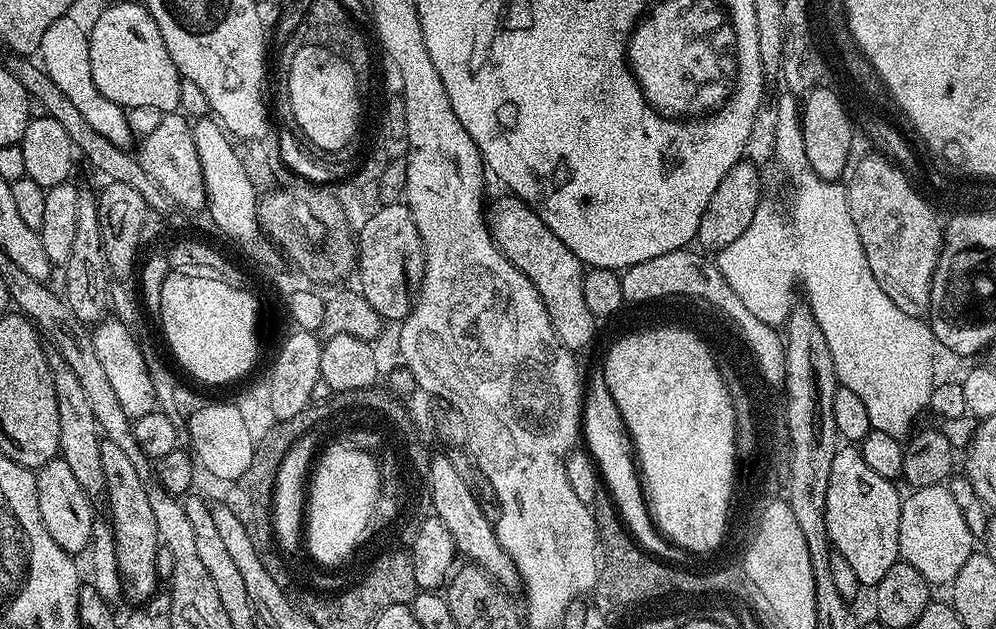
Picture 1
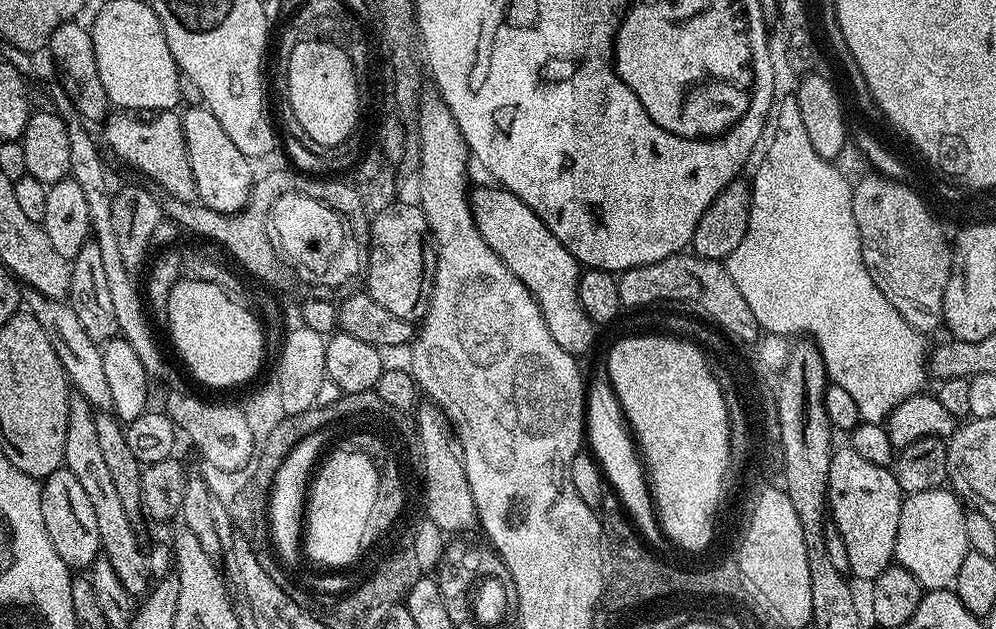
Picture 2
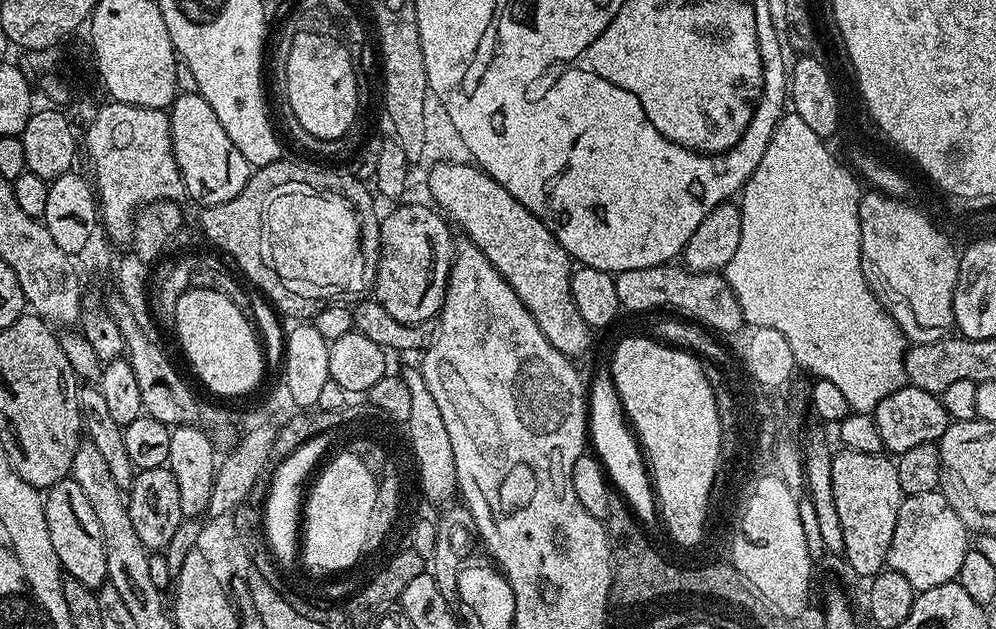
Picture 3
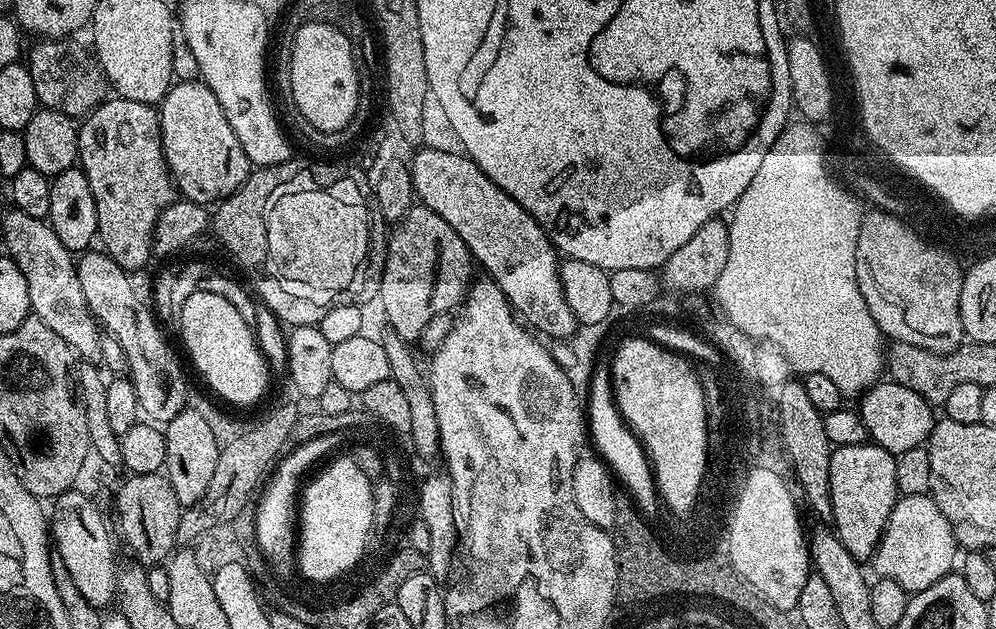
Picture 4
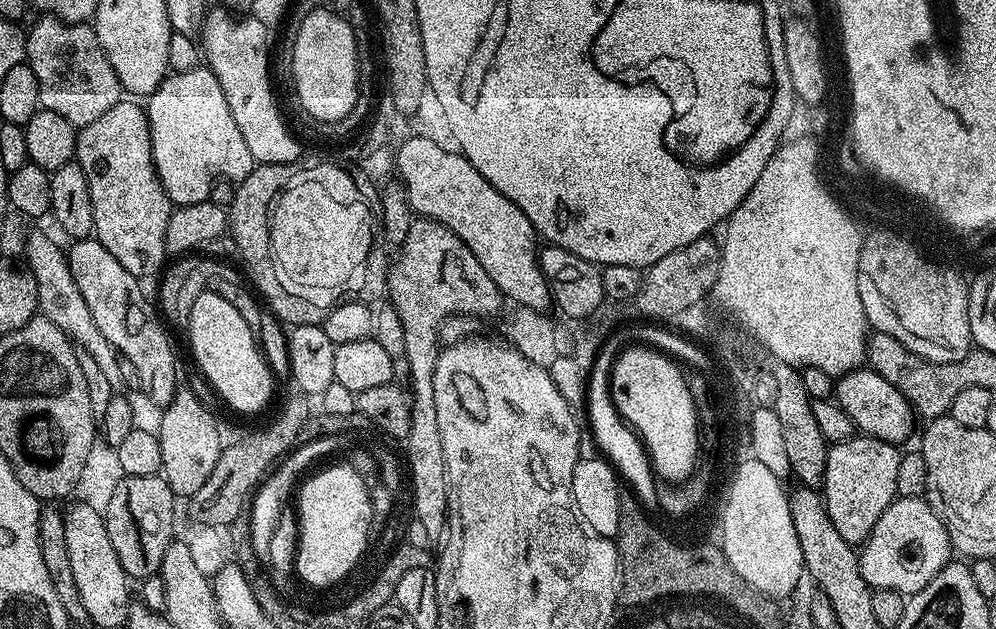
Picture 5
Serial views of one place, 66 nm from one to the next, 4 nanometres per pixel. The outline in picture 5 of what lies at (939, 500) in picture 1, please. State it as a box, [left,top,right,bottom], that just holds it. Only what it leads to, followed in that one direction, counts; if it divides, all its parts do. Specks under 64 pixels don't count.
[858,496,954,598]

